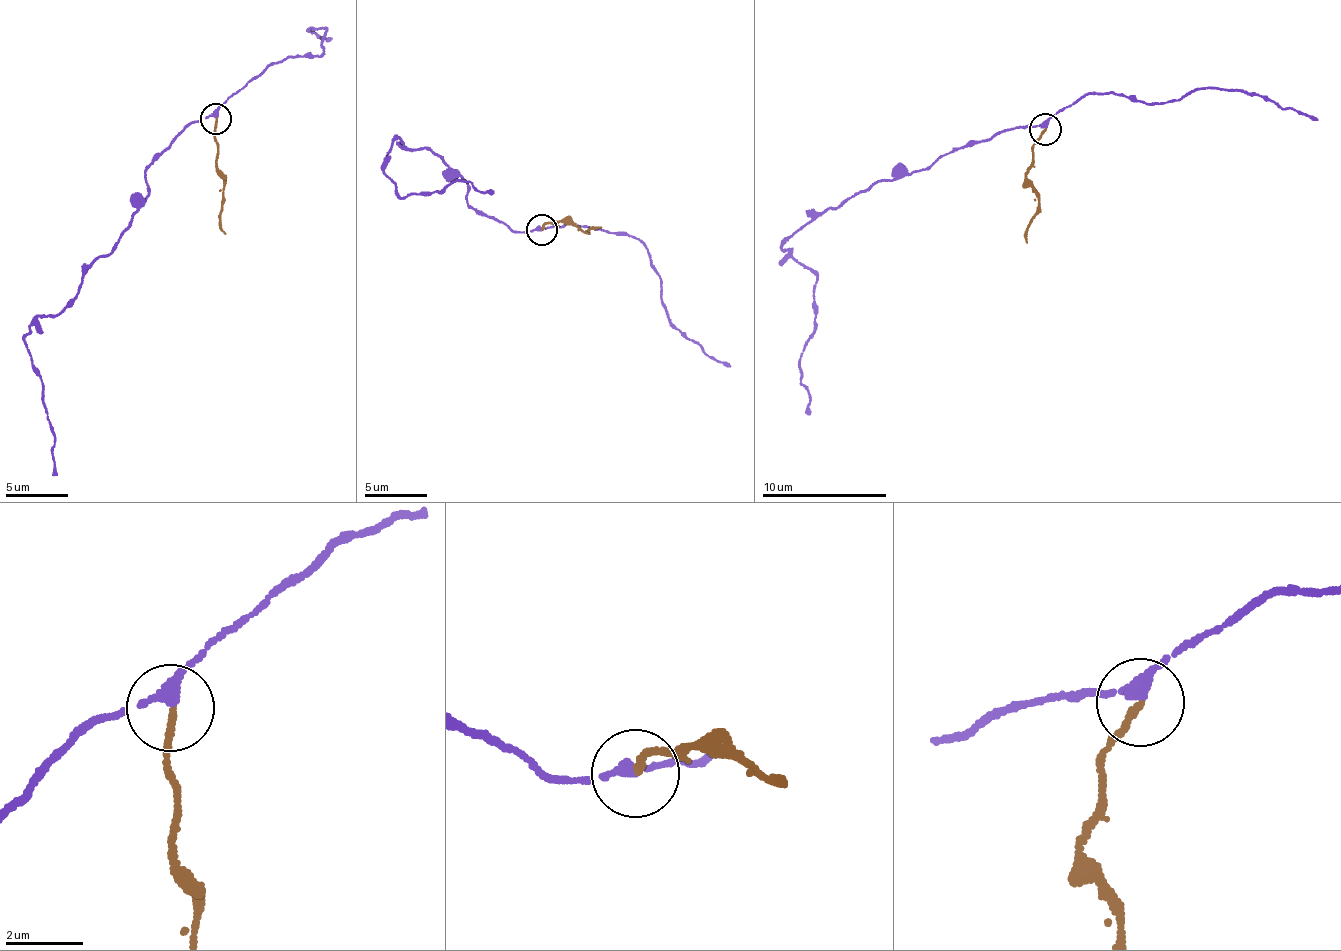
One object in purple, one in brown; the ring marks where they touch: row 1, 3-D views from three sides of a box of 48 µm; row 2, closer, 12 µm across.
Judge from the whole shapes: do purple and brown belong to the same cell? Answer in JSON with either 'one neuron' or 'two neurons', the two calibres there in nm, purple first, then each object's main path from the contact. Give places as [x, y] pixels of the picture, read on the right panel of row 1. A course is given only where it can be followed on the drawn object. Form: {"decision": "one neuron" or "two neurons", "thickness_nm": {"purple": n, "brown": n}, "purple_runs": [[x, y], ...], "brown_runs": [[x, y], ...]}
{"decision": "two neurons", "thickness_nm": {"purple": 240, "brown": 170}, "purple_runs": [[1045, 128], [968, 141], [825, 208], [788, 235], [781, 246], [817, 276], [813, 338], [800, 364], [804, 413]], "brown_runs": [[1045, 128], [1029, 169], [1039, 212], [1026, 230], [1027, 244]]}

